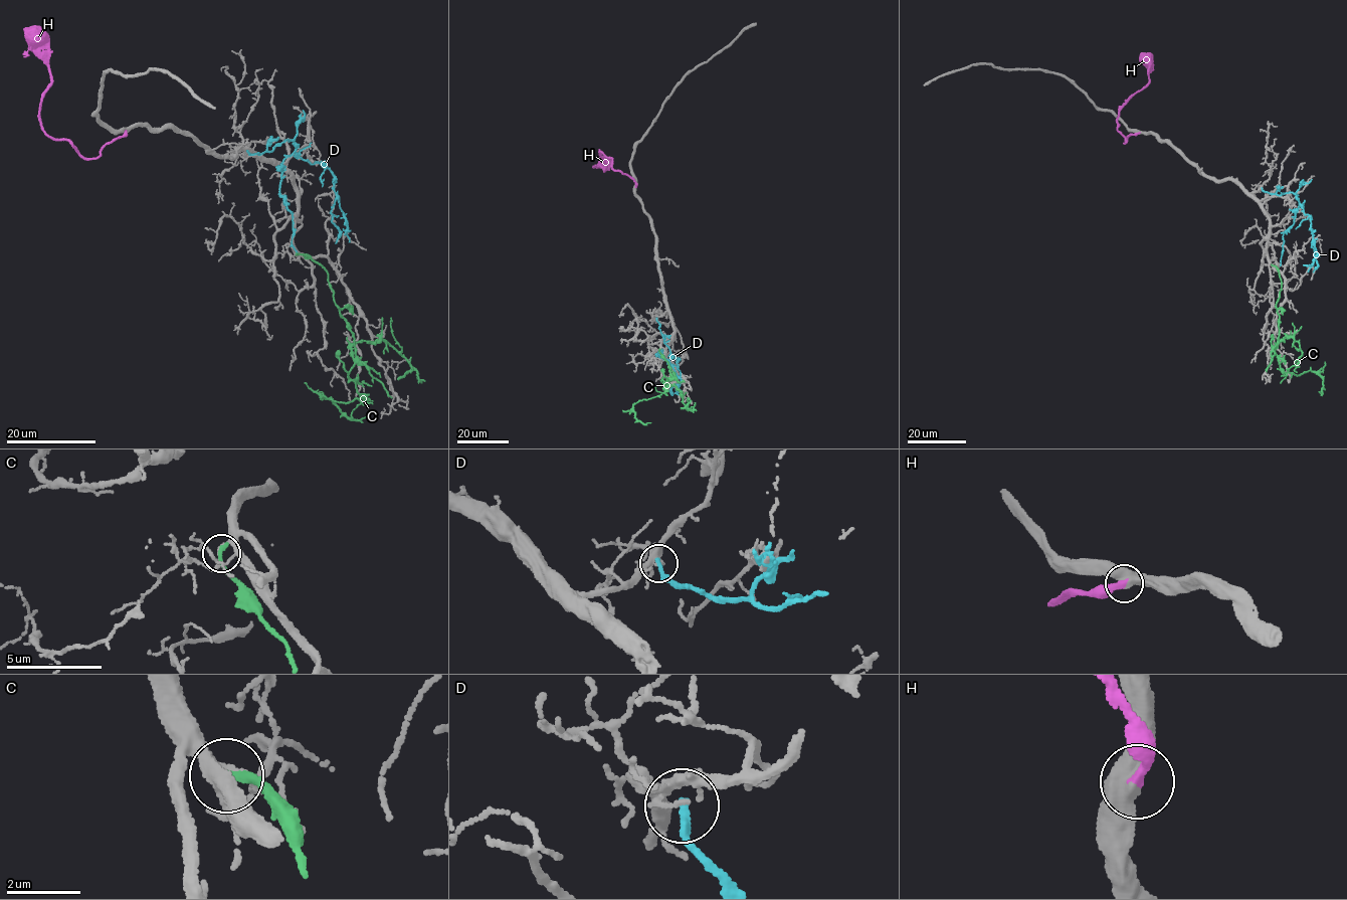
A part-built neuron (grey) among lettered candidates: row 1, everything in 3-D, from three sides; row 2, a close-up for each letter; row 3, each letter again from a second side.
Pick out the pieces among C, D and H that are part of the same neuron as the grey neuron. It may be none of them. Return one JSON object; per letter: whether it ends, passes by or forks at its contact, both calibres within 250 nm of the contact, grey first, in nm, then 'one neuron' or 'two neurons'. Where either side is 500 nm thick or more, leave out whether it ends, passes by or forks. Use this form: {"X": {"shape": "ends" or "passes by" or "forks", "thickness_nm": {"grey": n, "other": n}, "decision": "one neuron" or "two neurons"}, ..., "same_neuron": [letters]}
{"C": {"shape": "ends", "thickness_nm": {"grey": 140, "other": 240}, "decision": "two neurons"}, "D": {"shape": "ends", "thickness_nm": {"grey": 120, "other": 220}, "decision": "two neurons"}, "H": {"shape": "ends", "thickness_nm": {"grey": 440, "other": 320}, "decision": "one neuron"}, "same_neuron": ["H"]}

